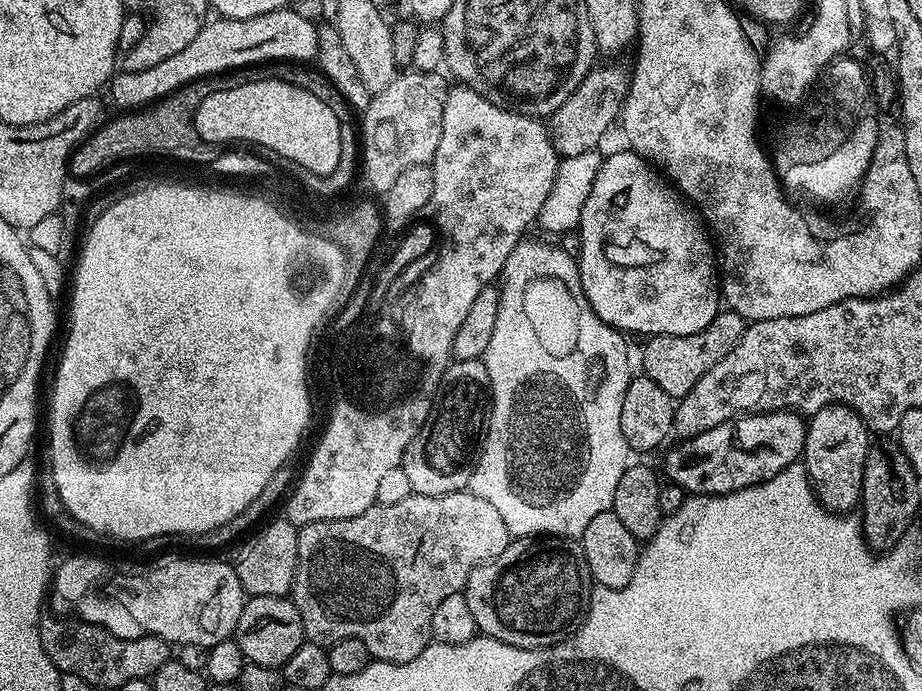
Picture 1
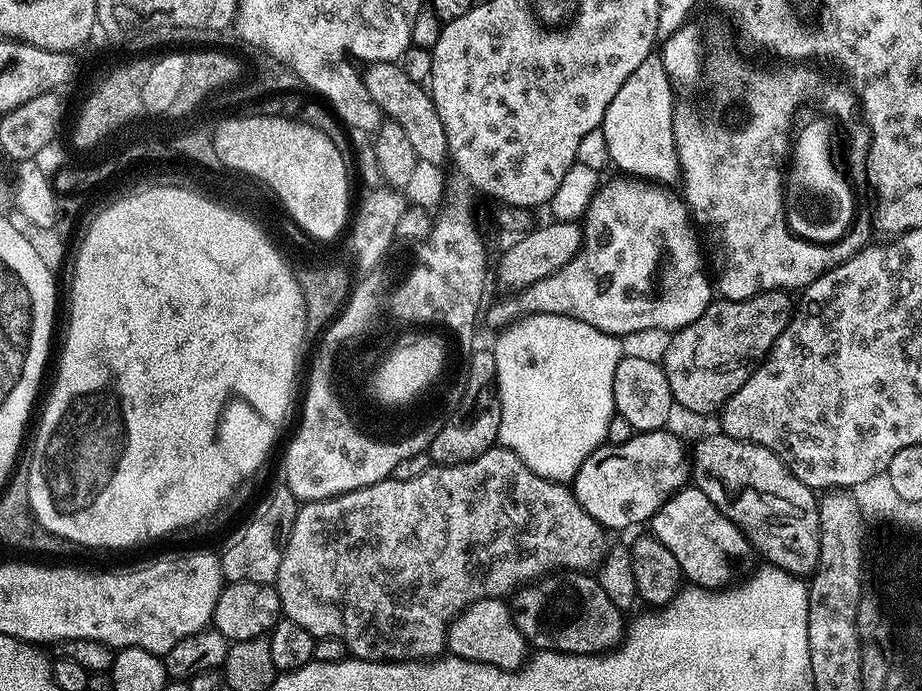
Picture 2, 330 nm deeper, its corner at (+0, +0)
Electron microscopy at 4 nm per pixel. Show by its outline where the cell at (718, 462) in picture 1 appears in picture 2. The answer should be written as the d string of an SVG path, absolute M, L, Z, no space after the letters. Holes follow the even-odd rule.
M669 430L659 432L637 432L629 435L629 440L621 444L605 442L588 455L586 462L578 470L576 479L571 481L570 487L576 500L606 530L612 528L632 528L635 524L647 525L652 516L658 511L673 494L685 487L690 480L690 460L684 456L684 448L680 440Z

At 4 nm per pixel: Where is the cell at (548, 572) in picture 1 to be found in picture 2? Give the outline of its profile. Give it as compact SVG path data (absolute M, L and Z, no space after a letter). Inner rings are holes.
M588 572L549 575L539 586L526 586L517 591L515 600L516 625L536 650L595 656L619 648L626 635L625 613L606 598L599 579Z

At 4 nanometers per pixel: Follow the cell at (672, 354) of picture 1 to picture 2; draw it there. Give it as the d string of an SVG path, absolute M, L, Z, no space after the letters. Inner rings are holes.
M784 290L760 292L745 300L713 299L708 309L690 326L671 333L662 367L670 382L672 399L700 416L719 413L768 357L774 342L792 320L794 300Z

